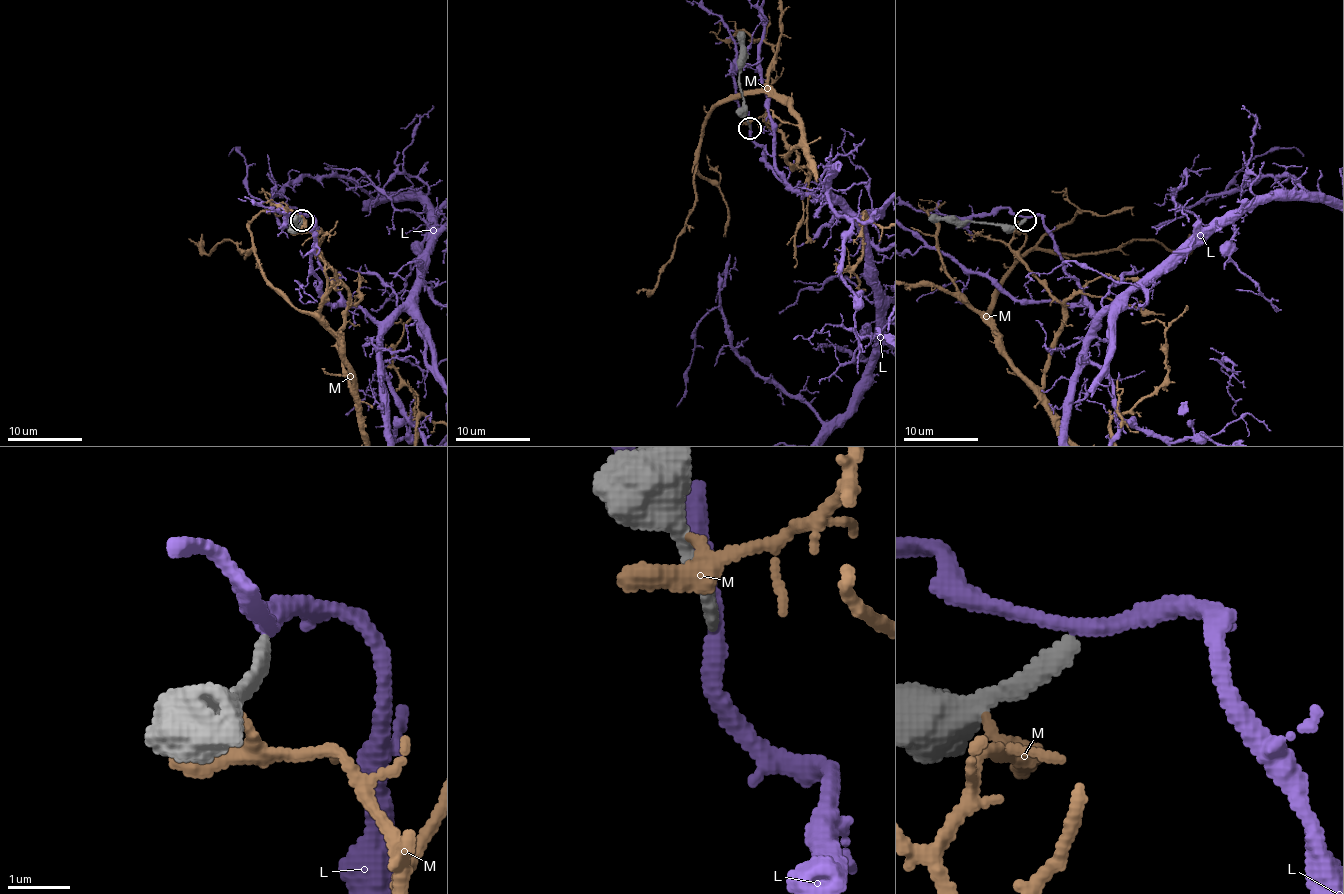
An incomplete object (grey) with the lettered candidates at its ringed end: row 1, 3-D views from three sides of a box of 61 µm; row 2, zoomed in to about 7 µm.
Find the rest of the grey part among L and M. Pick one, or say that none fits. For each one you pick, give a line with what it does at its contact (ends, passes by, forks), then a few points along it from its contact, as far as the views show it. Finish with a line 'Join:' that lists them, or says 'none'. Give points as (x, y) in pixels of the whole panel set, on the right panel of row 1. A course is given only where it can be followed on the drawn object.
Join: none

